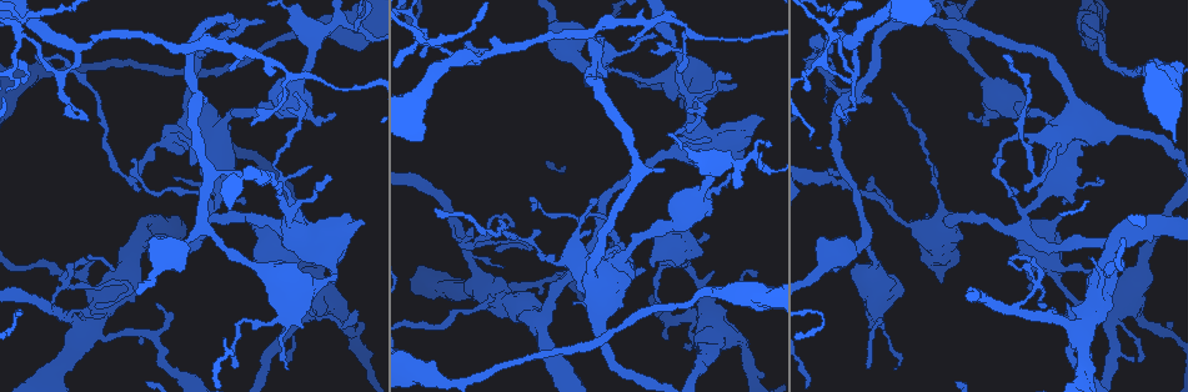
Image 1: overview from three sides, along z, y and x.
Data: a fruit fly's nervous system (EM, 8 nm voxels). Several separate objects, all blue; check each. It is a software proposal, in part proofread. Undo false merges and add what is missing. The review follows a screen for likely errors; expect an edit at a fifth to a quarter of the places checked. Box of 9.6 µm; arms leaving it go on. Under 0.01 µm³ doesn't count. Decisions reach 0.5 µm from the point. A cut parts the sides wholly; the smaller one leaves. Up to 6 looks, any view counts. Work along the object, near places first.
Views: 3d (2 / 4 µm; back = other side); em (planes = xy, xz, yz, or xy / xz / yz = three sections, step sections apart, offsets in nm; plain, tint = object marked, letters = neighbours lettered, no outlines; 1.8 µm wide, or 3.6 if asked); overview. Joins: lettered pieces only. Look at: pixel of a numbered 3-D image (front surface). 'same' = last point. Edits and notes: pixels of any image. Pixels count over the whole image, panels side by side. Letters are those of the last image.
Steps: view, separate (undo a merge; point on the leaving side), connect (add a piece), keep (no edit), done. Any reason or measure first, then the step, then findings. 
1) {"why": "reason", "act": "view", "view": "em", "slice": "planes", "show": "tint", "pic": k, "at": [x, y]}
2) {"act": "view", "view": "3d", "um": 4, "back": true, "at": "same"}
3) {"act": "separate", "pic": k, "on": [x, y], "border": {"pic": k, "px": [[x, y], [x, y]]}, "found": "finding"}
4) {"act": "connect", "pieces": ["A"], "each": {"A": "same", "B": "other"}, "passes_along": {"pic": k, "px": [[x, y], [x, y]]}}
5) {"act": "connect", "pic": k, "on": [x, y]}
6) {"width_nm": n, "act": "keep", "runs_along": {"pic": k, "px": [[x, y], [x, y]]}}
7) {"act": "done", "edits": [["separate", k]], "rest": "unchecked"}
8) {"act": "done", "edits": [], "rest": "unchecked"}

{"why": "sudden change in width", "act": "view", "view": "3d", "um": 2, "pic": 1, "at": [1088, 28]}

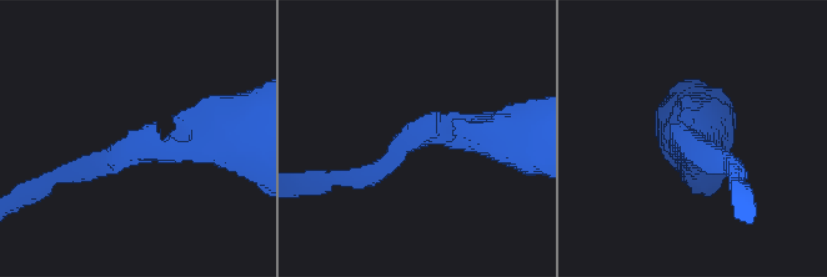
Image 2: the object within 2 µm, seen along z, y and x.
{"act": "view", "view": "em", "slice": "xy", "step": 8, "show": "letters", "pic": 2, "at": [172, 144]}

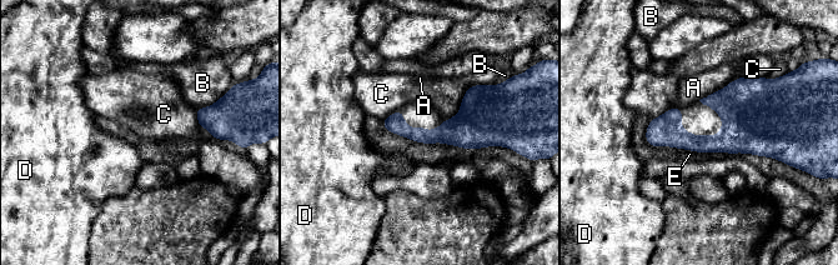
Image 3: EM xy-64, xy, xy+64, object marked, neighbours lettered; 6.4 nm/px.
{"longest_contact_nm": ["C", 400], "act": "keep", "each": {"A": "other", "B": "other", "C": "other", "D": "other", "E": "other"}, "border": {"pic": 3, "px": [[488, 84], [471, 85], [441, 123]]}, "found": "continuous, no second cell"}

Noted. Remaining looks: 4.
{"why": "thick end", "act": "view", "view": "em", "slice": "xy", "step": 8, "show": "tint", "pic": 1, "at": [763, 119]}

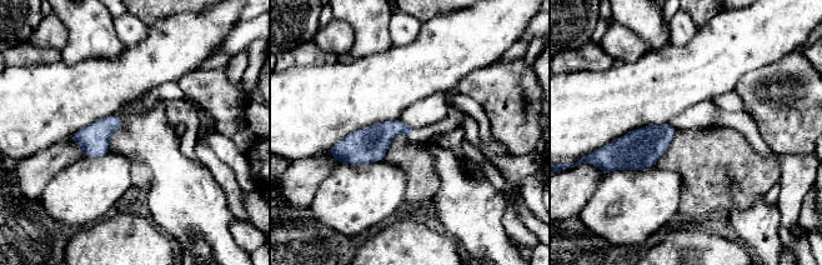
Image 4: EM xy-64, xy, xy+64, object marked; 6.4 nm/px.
{"act": "view", "view": "em", "slice": "planes", "show": "letters", "at": "same"}

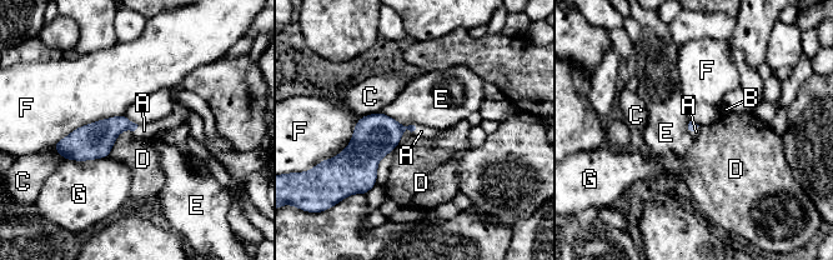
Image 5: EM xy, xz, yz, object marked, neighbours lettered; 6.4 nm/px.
{"longest_contact_nm": ["F", 500], "act": "connect", "pieces": ["A"], "each": {"A": "same", "B": "other", "C": "other", "D": "other", "E": "other", "F": "other", "G": "other"}, "passes_along": {"pic": 5, "px": [[377, 134], [415, 129], [421, 131]]}, "found": "the cell continues"}

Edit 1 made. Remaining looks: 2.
{"act": "done", "edits": [["connect", 5]], "rest": "unchecked"}

